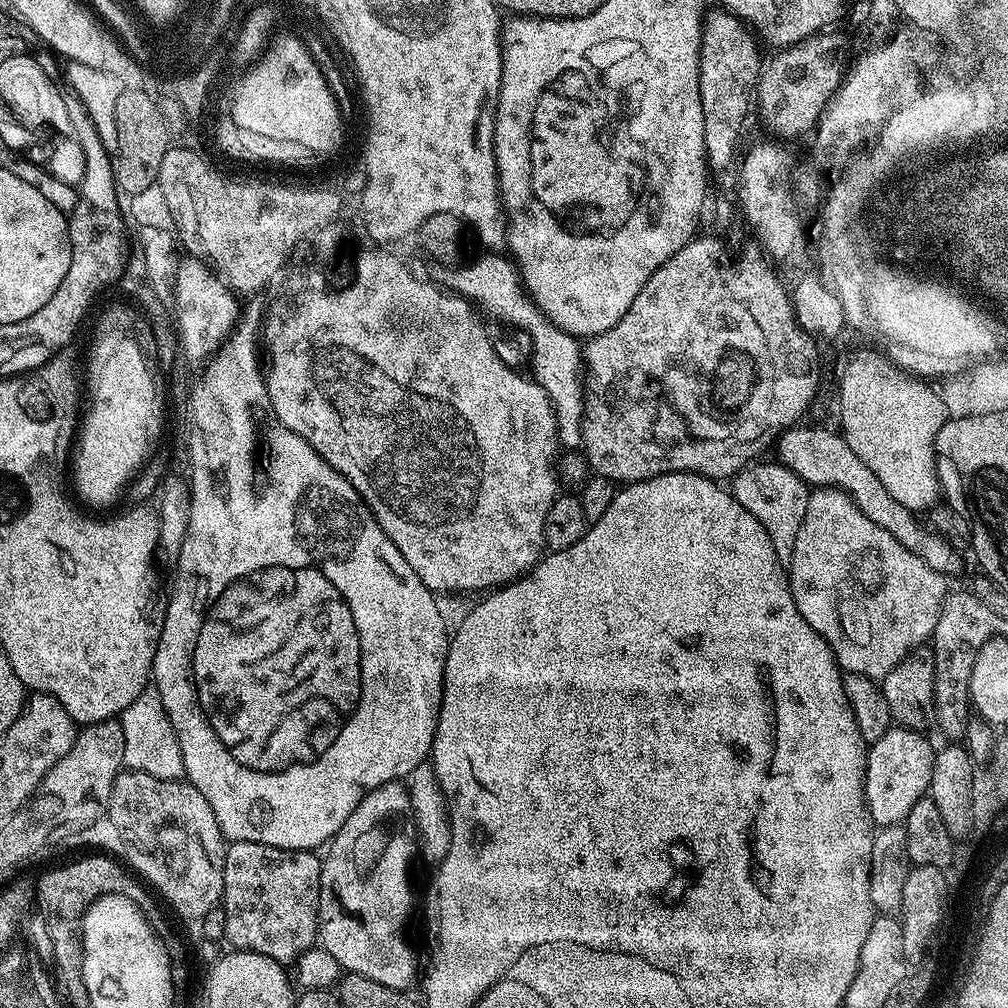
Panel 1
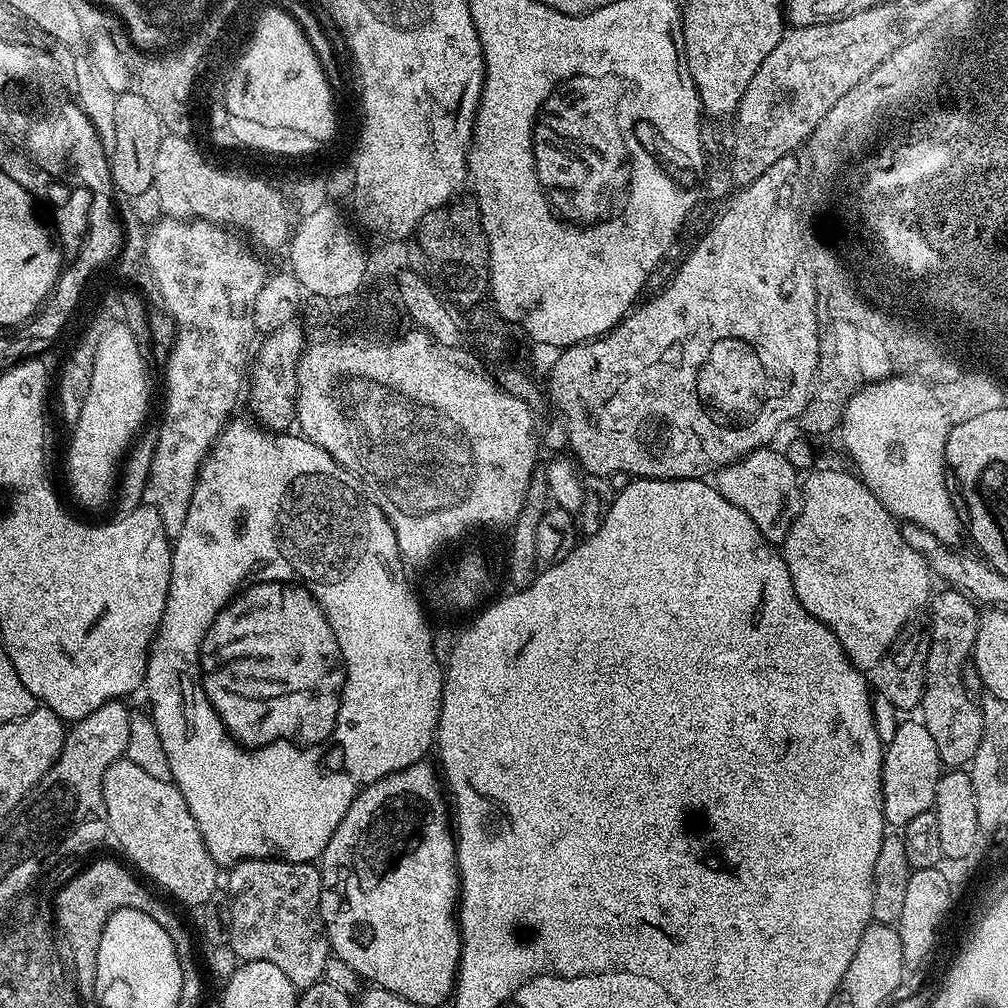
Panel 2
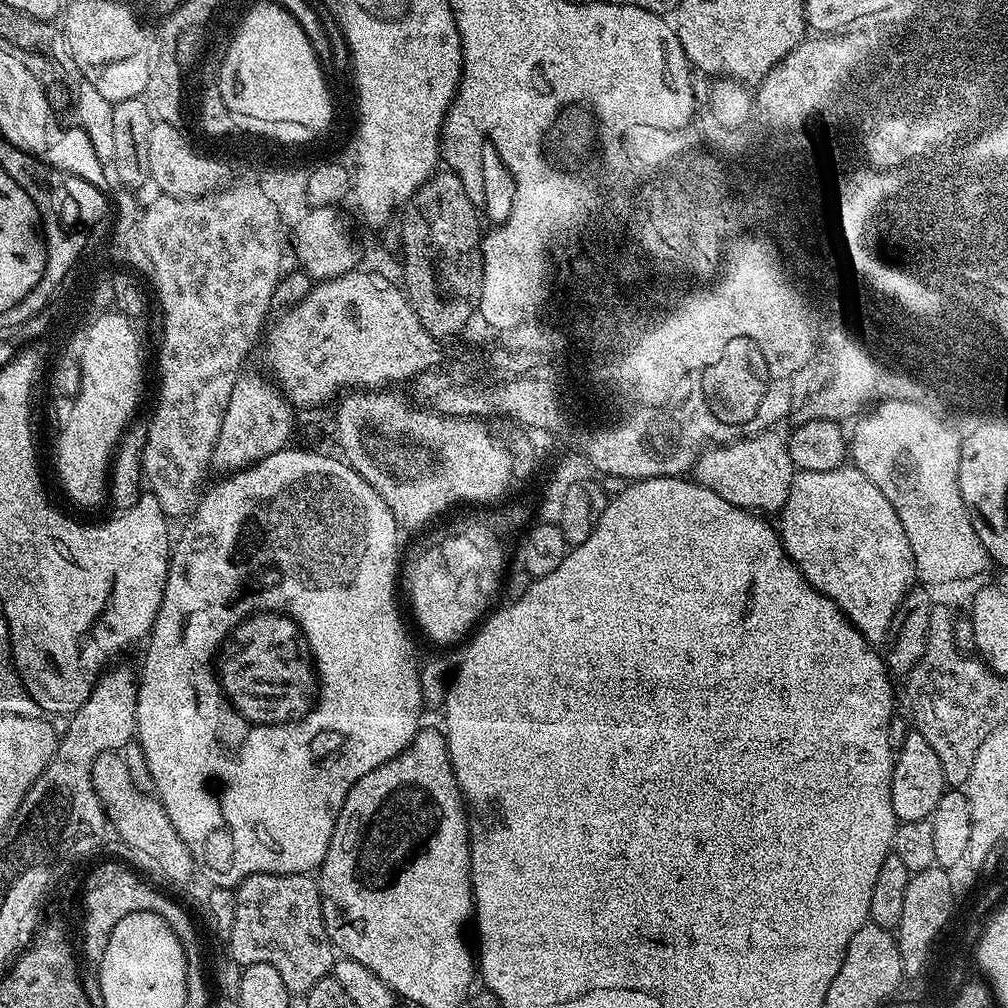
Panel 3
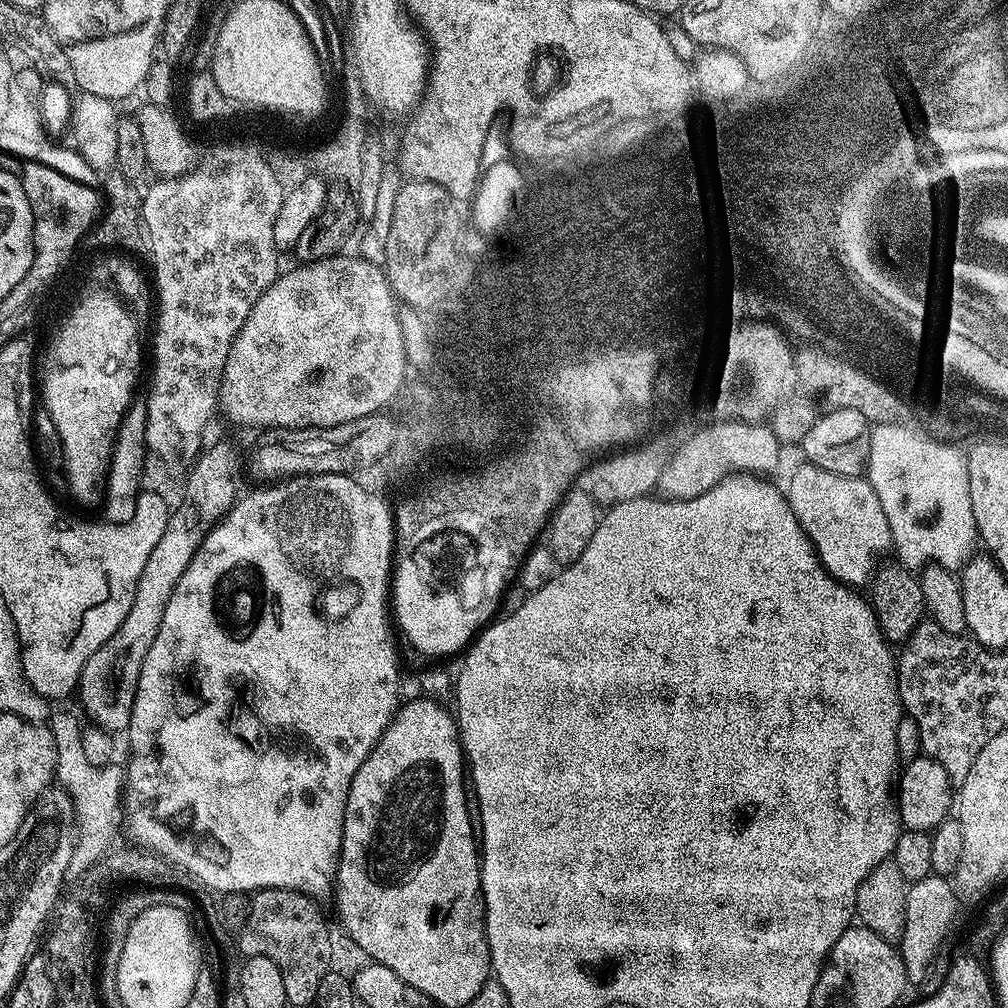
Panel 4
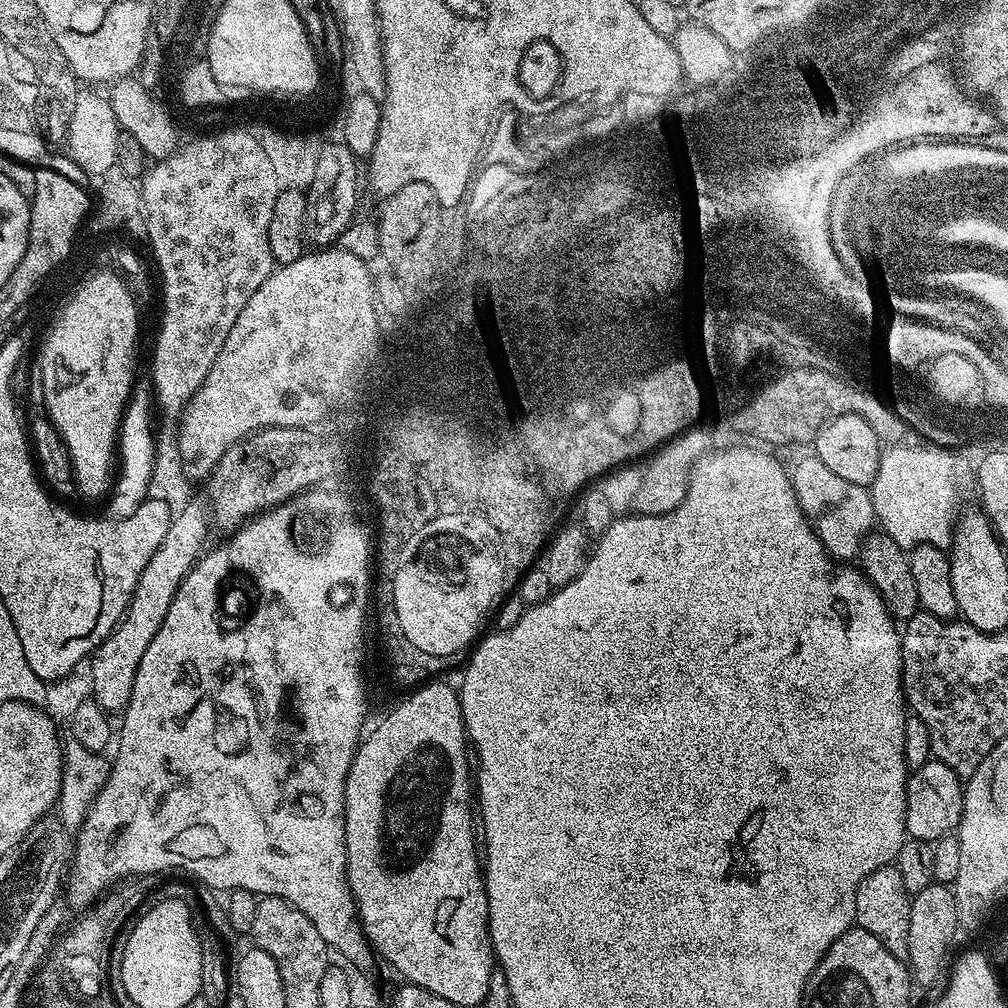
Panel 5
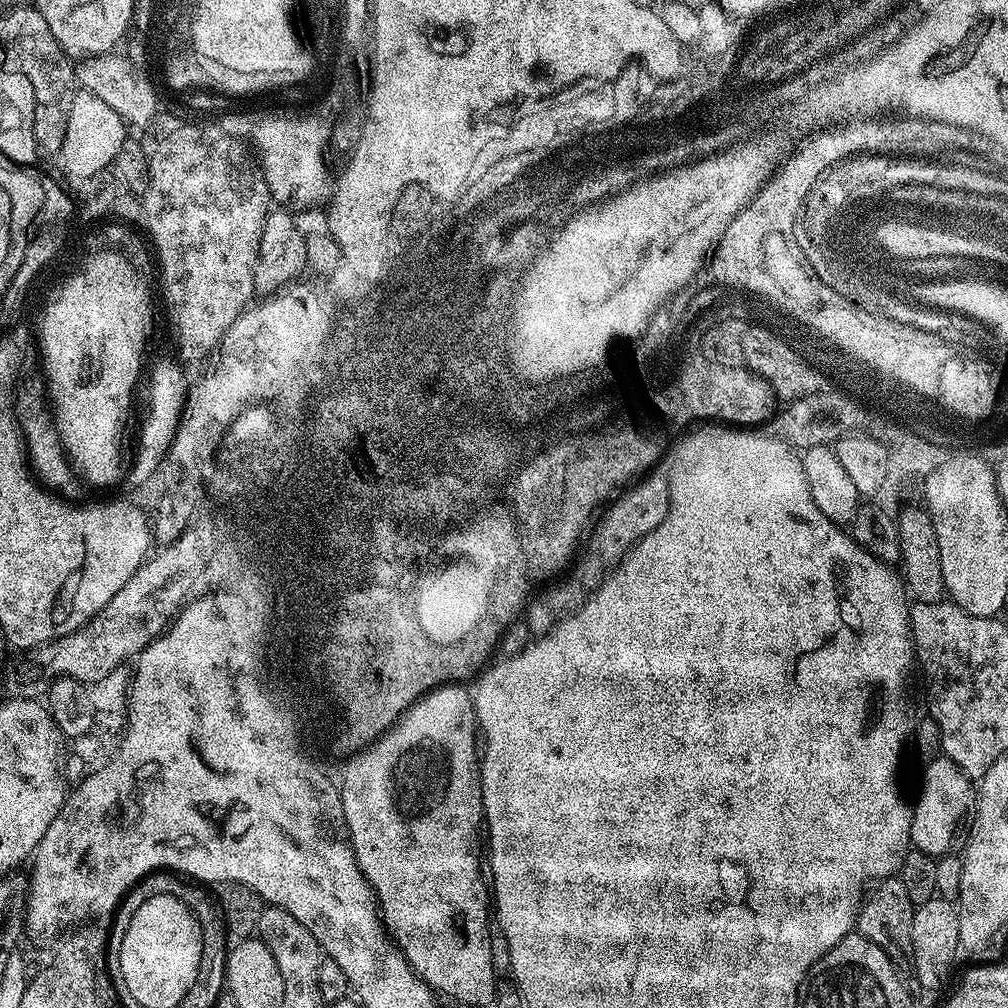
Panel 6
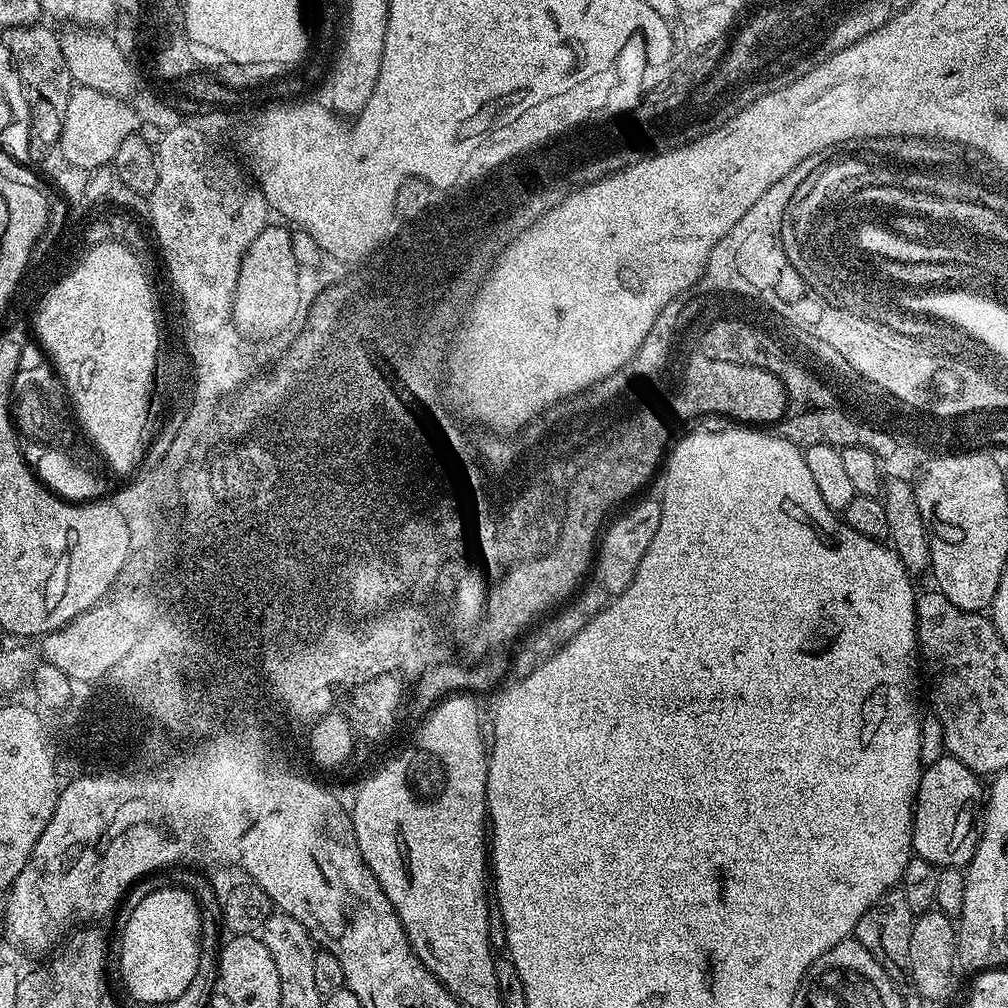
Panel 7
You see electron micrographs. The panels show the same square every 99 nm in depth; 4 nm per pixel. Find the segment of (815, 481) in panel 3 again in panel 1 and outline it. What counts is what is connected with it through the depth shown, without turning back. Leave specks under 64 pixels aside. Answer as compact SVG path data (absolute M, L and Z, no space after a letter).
M813 487L809 491L806 518L802 518L802 526L798 526L798 538L794 541L794 554L792 559L787 561L786 571L788 586L792 589L792 599L798 606L798 614L802 614L802 618L806 618L806 622L810 622L810 626L814 626L817 634L832 647L832 653L836 655L836 663L844 672L869 676L874 681L879 681L886 674L890 674L890 670L894 670L894 666L898 666L898 662L902 662L904 656L921 647L931 637L934 626L938 626L938 614L942 610L942 602L950 591L949 581L945 576L938 574L938 570L930 570L930 566L926 566L926 562L922 562L918 554L910 554L910 550L906 550L906 546L898 542L898 538L882 530L882 526L870 522L870 518L866 518L866 514L858 510L852 497L841 488Z

